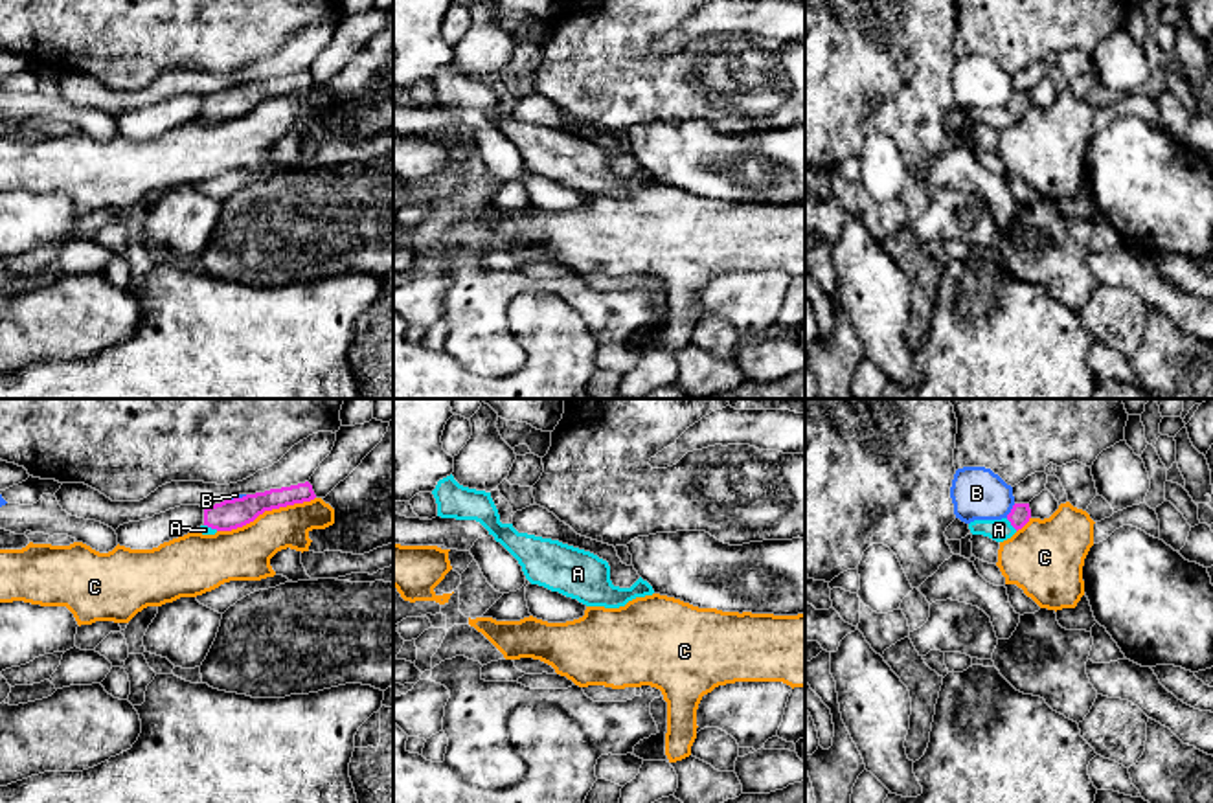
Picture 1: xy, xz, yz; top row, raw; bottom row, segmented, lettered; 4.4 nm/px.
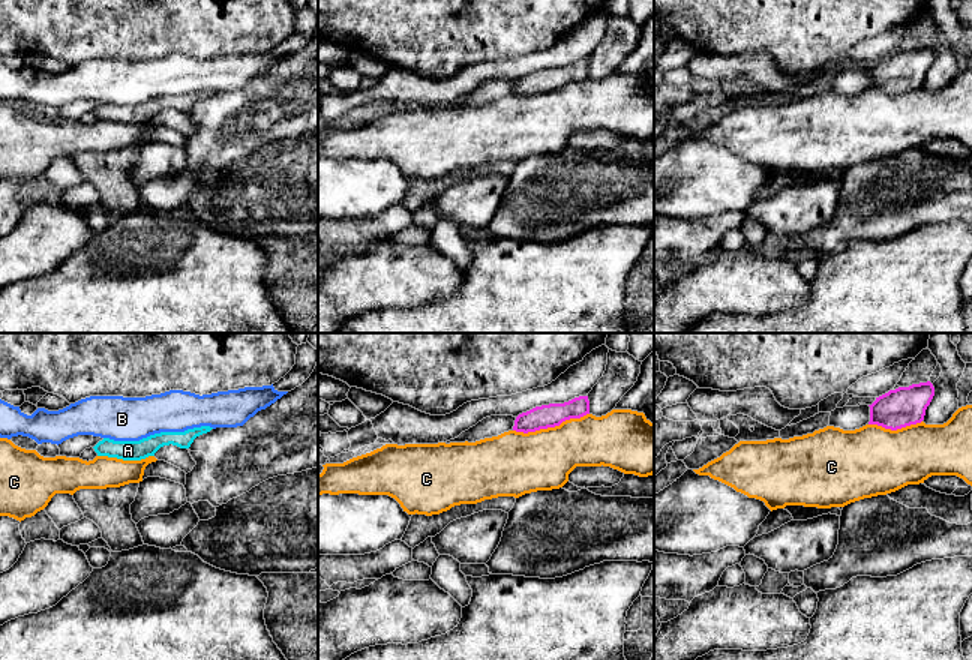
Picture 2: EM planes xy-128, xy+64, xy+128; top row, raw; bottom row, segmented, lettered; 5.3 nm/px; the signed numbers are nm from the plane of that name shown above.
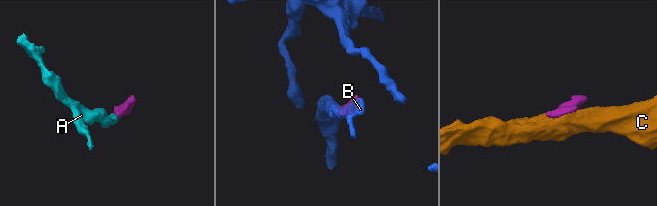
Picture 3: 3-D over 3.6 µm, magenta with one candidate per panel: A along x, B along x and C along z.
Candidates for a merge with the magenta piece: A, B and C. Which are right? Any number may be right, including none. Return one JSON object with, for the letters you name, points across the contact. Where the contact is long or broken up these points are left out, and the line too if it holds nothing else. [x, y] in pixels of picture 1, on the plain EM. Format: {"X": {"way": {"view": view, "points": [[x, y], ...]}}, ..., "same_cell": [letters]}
{"A": {"way": {"view": "yz", "points": [[1020, 101], [1011, 113], [998, 118]]}}, "same_cell": ["A"]}

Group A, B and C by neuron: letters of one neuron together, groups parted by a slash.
A / B / C

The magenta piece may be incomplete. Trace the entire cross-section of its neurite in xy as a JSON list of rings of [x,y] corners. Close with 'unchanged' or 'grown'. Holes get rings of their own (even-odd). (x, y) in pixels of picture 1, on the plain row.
[[[305,70],[290,75],[246,83],[243,86],[224,88],[204,96],[204,112],[191,121],[215,123],[217,119],[232,119],[254,110],[265,99],[311,90],[314,86],[316,83],[312,74]]] | grown

